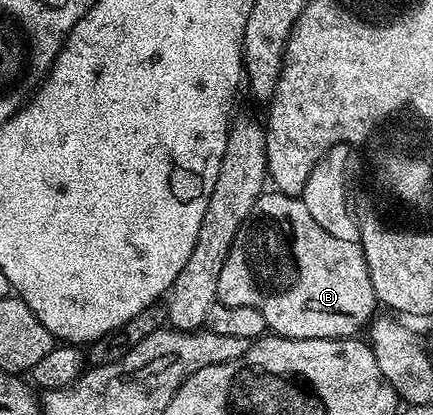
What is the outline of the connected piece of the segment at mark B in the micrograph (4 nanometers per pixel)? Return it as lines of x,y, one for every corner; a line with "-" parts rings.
277,189
267,190
252,209
250,216
240,225
236,237
232,241
232,249
228,249
228,257
224,261
224,270
220,273
218,286
218,302
224,305
248,305
256,309
264,317
267,328
275,335
283,335
285,339
344,339
359,334
358,330
365,328
375,318
374,307
379,306
376,293
372,289
372,277
368,273
366,258
361,246
352,241
340,241
340,237
332,237
332,233
324,233
320,225
316,225
316,217
308,213
301,198
293,195
284,195

